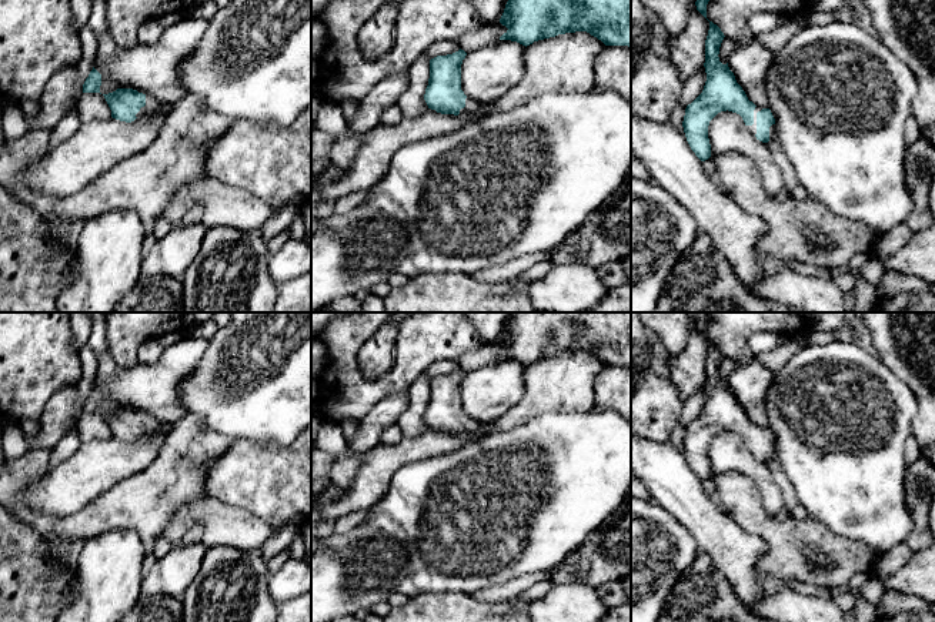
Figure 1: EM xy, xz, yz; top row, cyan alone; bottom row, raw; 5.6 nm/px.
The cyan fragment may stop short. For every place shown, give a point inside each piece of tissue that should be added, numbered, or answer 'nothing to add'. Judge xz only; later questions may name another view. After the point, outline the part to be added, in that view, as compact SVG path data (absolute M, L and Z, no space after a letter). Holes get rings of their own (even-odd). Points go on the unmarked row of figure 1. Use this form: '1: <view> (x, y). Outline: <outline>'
1: xz (613, 384). Outline: M605 365L594 381L594 411L612 409L631 421L631 367Z

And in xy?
1: xy (152, 425). Outline: M146 414L146 425L140 428L136 437L146 437L157 432L161 427L161 422L157 421L153 415Z

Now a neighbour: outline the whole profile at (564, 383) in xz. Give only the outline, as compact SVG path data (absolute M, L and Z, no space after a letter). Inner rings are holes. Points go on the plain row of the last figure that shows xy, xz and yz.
M587 351L534 361L524 369L524 395L494 421L495 431L510 431L545 412L590 411L594 381L605 364Z

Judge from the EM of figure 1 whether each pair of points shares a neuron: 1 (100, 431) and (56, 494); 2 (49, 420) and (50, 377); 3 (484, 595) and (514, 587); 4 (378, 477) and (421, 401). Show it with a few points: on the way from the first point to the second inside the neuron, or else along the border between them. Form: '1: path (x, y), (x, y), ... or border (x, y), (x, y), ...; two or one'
1: border (112, 437), (83, 442); two
2: border (76, 383), (62, 385), (47, 401), (37, 420); two
3: path (491, 594), (507, 591); one
4: border (428, 428), (404, 437); two

